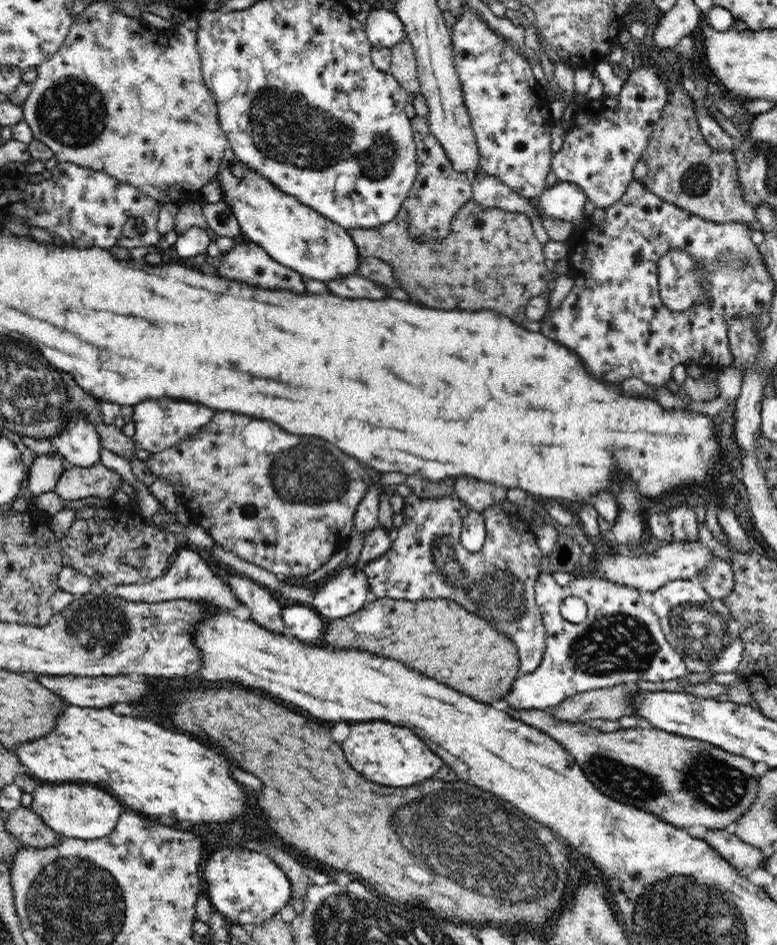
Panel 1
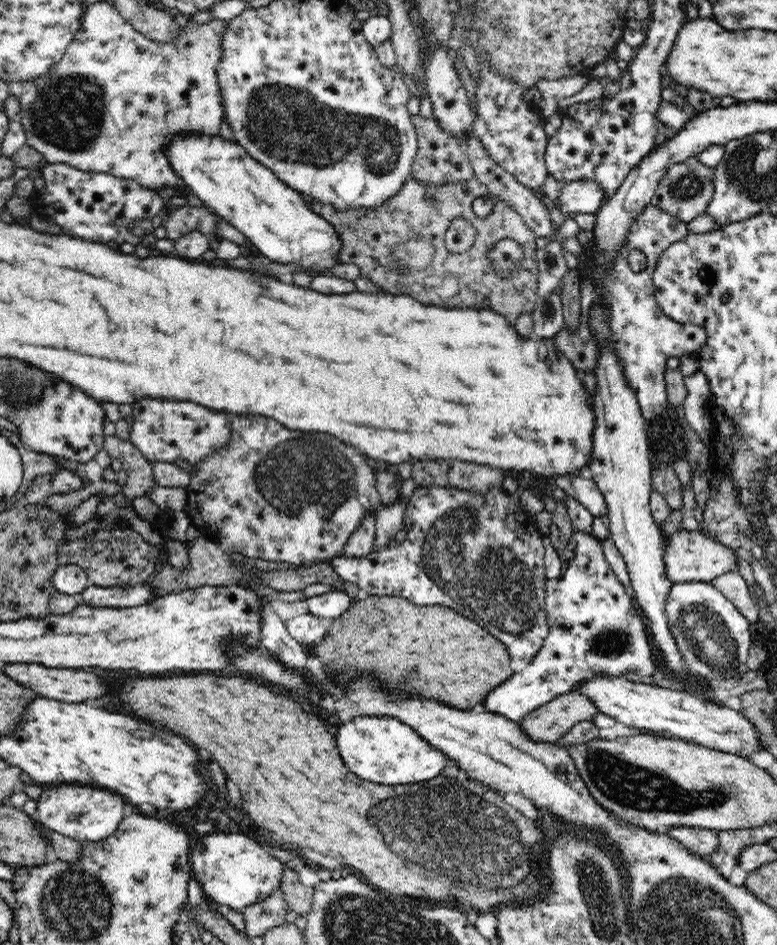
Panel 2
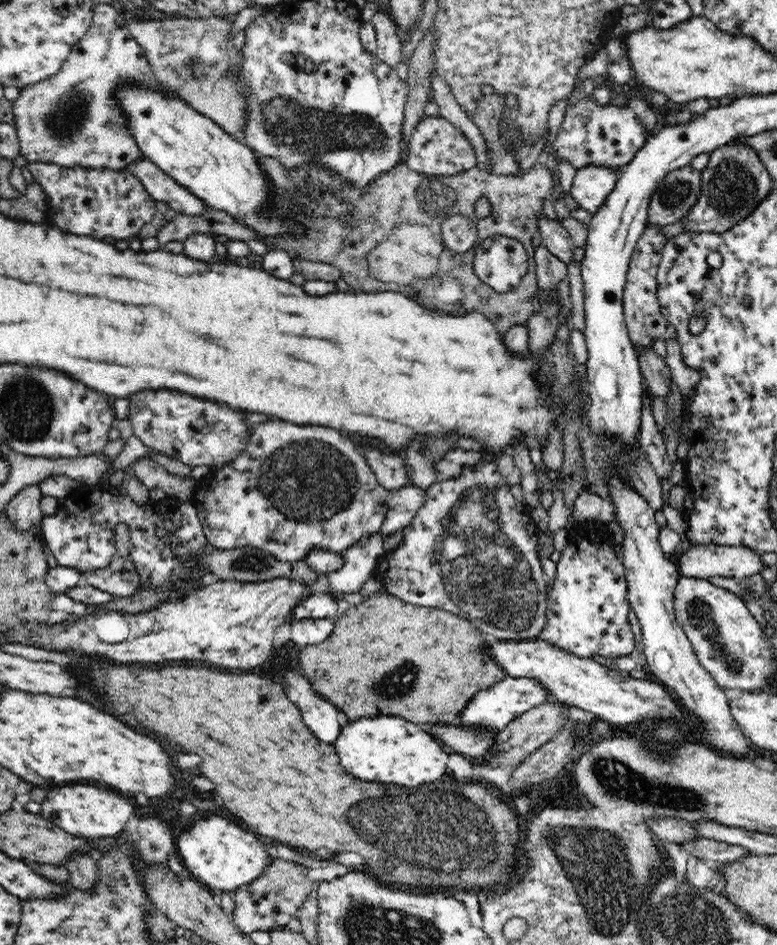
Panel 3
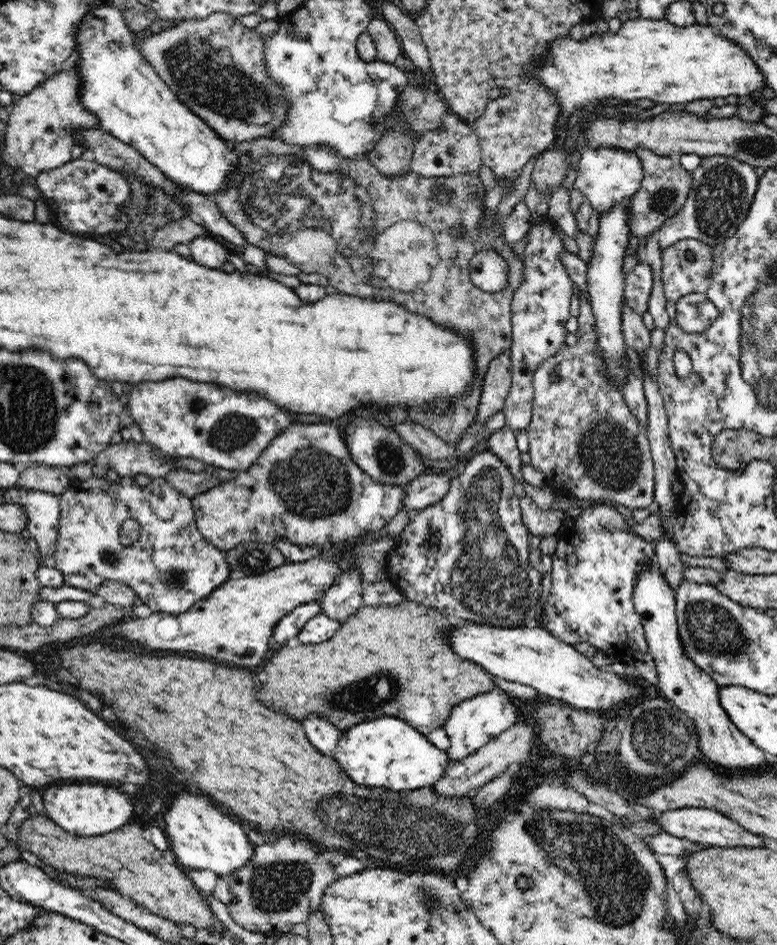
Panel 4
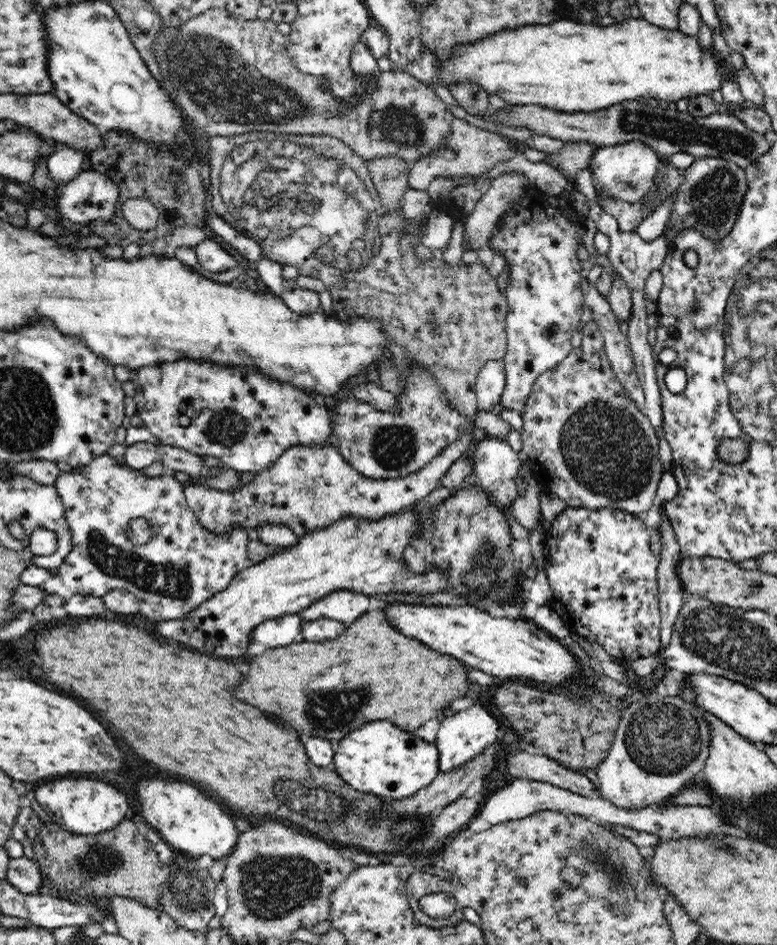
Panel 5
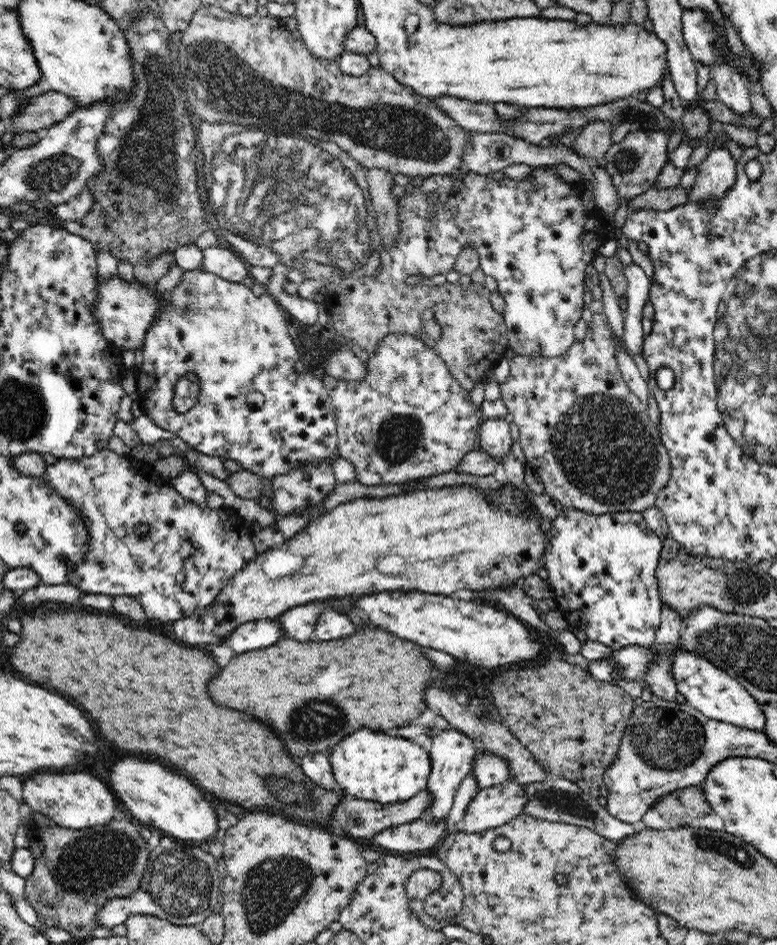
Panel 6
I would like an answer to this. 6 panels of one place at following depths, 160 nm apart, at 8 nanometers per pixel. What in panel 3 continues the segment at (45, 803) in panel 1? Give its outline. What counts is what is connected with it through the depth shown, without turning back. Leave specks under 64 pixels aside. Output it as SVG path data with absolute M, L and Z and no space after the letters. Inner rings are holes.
M64 786L50 790L42 802L40 815L62 830L84 839L102 839L122 834L128 828L132 816L132 804L120 794L96 786Z

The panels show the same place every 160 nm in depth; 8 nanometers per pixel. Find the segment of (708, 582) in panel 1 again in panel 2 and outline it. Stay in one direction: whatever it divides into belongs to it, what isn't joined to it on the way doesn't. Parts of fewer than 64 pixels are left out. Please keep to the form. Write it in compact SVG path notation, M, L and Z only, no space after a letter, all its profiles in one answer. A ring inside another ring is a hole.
M726 572L711 581L712 585L722 592L730 602L752 623L759 622L758 608L752 601L746 581L738 572Z

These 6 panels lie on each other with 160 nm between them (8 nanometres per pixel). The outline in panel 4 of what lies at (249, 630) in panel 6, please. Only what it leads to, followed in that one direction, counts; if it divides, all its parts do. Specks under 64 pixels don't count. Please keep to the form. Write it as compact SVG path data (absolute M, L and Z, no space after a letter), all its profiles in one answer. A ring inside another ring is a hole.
M320 601L308 602L308 604L297 606L292 612L278 621L278 624L276 624L273 630L273 640L279 643L286 641L294 643L297 632L300 631L313 616L320 613Z

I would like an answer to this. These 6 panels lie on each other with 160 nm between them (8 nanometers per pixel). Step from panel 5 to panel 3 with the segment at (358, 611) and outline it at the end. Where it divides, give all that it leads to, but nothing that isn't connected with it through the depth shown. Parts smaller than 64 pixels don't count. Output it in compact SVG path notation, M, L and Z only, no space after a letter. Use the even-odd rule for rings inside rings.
M373 533L364 536L342 554L342 568L328 574L330 596L343 605L340 599L345 594L359 592L362 585L374 576L376 564L385 553L382 548L383 536Z

